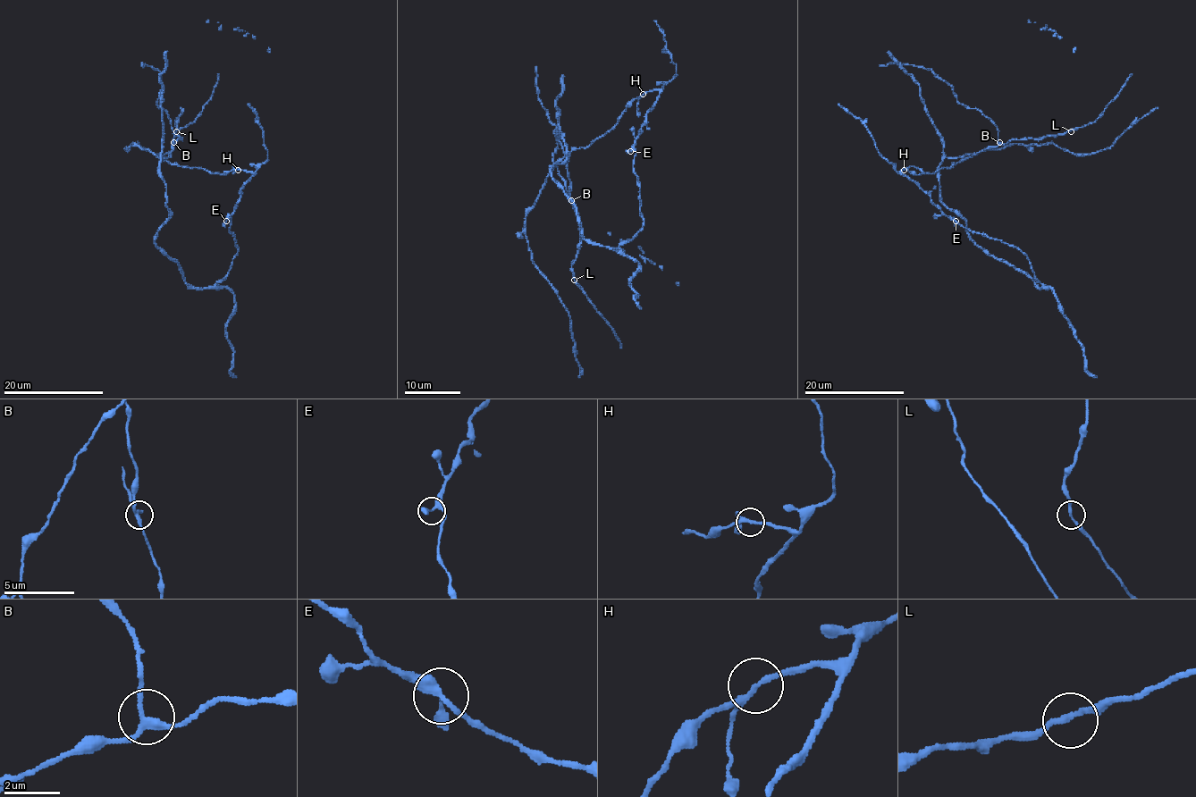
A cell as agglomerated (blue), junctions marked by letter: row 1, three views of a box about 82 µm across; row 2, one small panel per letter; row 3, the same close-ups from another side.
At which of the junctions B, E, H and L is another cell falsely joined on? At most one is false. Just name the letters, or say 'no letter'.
no letter

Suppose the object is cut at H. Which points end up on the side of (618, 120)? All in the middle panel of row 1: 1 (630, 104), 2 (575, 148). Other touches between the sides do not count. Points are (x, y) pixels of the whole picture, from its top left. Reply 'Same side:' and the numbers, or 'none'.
Same side: 1, 2

